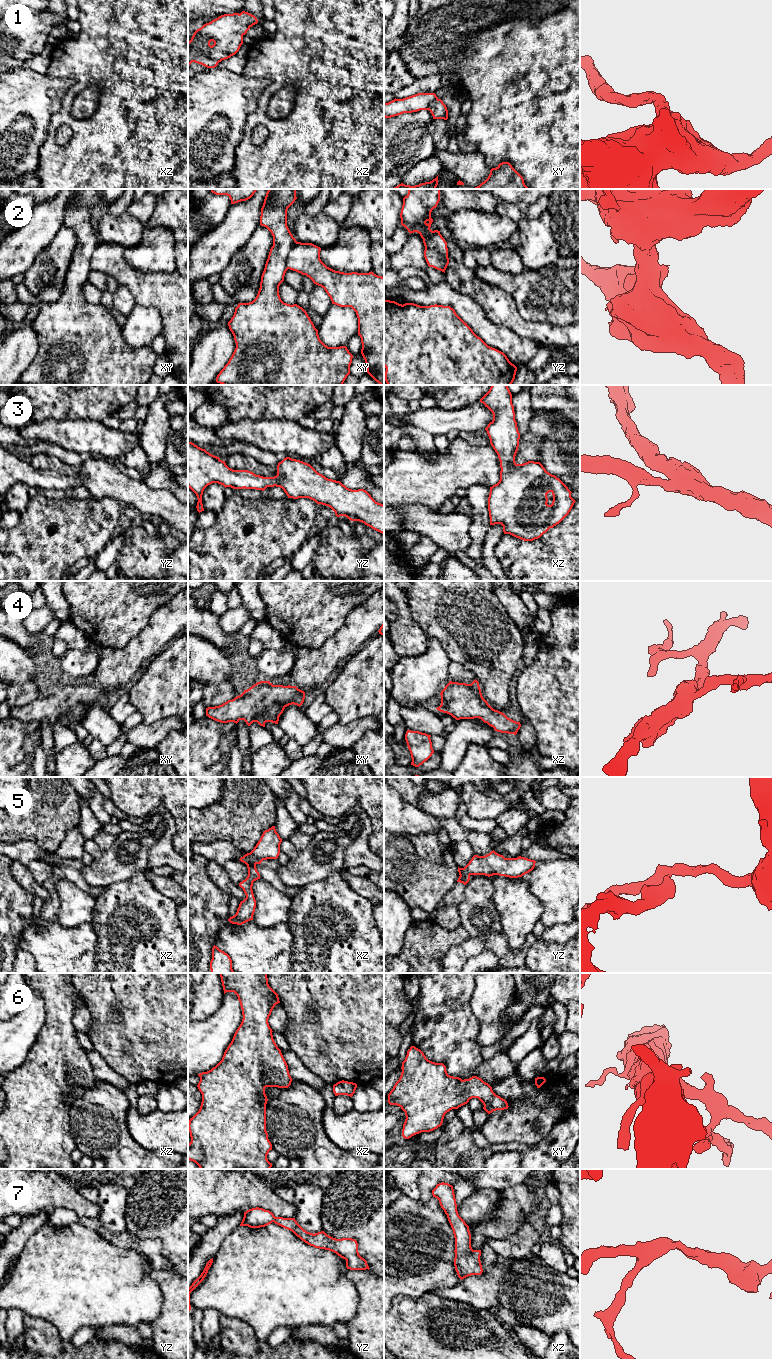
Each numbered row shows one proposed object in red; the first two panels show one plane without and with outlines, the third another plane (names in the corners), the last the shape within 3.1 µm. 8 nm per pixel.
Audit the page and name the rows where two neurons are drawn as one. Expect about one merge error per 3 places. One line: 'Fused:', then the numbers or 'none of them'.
Fused: 2, 5

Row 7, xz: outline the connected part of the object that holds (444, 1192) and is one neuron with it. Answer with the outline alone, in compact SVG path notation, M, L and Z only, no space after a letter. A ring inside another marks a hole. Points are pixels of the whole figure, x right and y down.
M444 1182L439 1183L432 1190L432 1195L439 1200L453 1230L454 1266L458 1277L462 1280L471 1275L481 1275L483 1272L481 1250L473 1250L471 1247L469 1226L458 1214L453 1186Z

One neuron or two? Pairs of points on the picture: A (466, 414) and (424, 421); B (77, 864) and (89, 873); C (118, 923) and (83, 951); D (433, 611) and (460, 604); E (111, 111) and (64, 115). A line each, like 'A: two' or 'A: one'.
A: one
B: two
C: two
D: one
E: one

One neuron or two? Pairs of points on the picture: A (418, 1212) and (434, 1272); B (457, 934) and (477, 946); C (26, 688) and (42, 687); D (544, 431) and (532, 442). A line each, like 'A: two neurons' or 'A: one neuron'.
A: one neuron
B: two neurons
C: one neuron
D: two neurons

